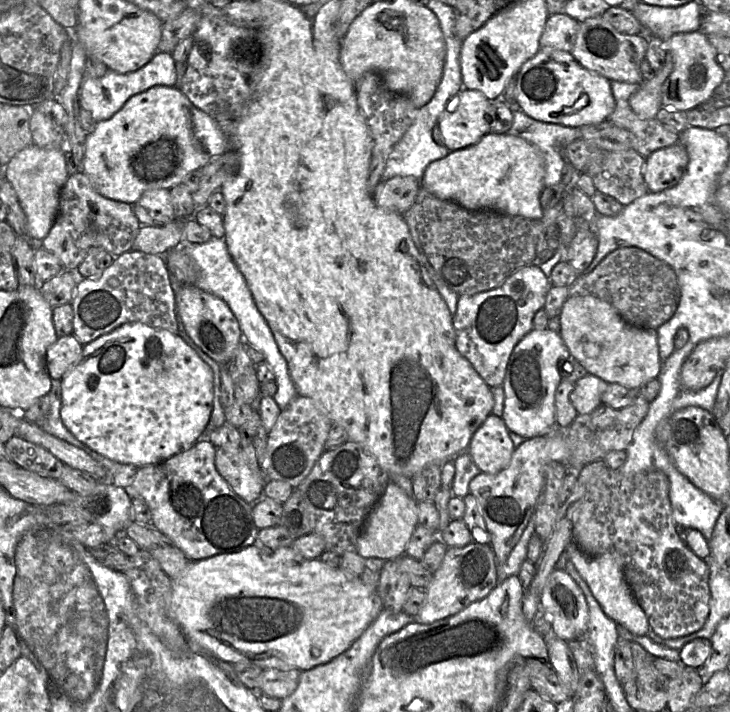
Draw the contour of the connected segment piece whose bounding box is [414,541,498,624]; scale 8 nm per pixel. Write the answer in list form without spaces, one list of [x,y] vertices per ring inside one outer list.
[[[472,541],[464,547],[447,547],[441,565],[425,589],[425,604],[414,616],[414,620],[431,624],[456,615],[470,604],[485,598],[498,584],[496,567],[496,556],[491,544]]]

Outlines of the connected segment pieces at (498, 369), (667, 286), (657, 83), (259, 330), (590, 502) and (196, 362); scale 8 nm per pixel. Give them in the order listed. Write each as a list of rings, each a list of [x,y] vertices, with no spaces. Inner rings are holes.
[[[534,262],[517,270],[497,288],[474,295],[459,296],[453,316],[456,348],[489,387],[503,384],[511,353],[516,344],[533,329],[532,320],[537,311],[544,308],[551,286],[549,278],[539,268],[538,263]]]
[[[636,247],[618,248],[589,273],[581,273],[568,288],[570,296],[592,295],[609,303],[630,325],[657,329],[675,313],[680,287],[675,271],[664,261]]]
[[[667,50],[666,62],[650,80],[644,80],[628,99],[632,111],[641,120],[655,118],[662,108],[662,86],[673,70],[673,60]]]
[[[212,238],[207,243],[182,244],[181,247],[194,259],[199,268],[199,278],[195,286],[224,300],[236,317],[245,342],[264,354],[265,363],[275,375],[277,392],[273,397],[274,401],[280,410],[283,410],[298,395],[289,373],[288,364],[278,348],[268,323],[258,310],[244,276],[229,254],[225,240]]]
[[[594,461],[586,464],[577,470],[577,481],[571,493],[571,507],[569,509],[569,520],[572,523],[572,540],[580,550],[591,557],[603,554],[611,554],[621,565],[625,580],[632,591],[636,601],[643,609],[650,629],[663,639],[673,639],[684,637],[700,630],[708,618],[710,611],[710,588],[709,588],[709,568],[706,561],[697,557],[680,539],[677,534],[677,525],[672,515],[672,507],[669,498],[669,479],[659,470],[640,472],[635,475],[625,476],[619,469],[609,468],[605,462]]]
[[[126,323],[83,346],[82,359],[62,378],[61,419],[76,439],[106,458],[137,468],[161,463],[191,448],[203,433],[213,410],[214,384],[211,368],[177,334],[143,323]]]

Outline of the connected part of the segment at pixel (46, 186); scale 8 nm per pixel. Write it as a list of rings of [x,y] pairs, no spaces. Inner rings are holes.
[[[33,144],[19,151],[4,166],[7,180],[17,193],[28,223],[28,236],[41,242],[50,232],[59,210],[62,187],[68,178],[64,148],[43,149]]]

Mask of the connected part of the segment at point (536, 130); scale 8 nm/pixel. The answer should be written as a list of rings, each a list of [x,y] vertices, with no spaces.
[[[515,109],[513,124],[507,133],[521,137],[536,147],[544,162],[544,185],[548,187],[561,182],[567,164],[562,150],[572,141],[581,139],[582,130],[537,120]]]

